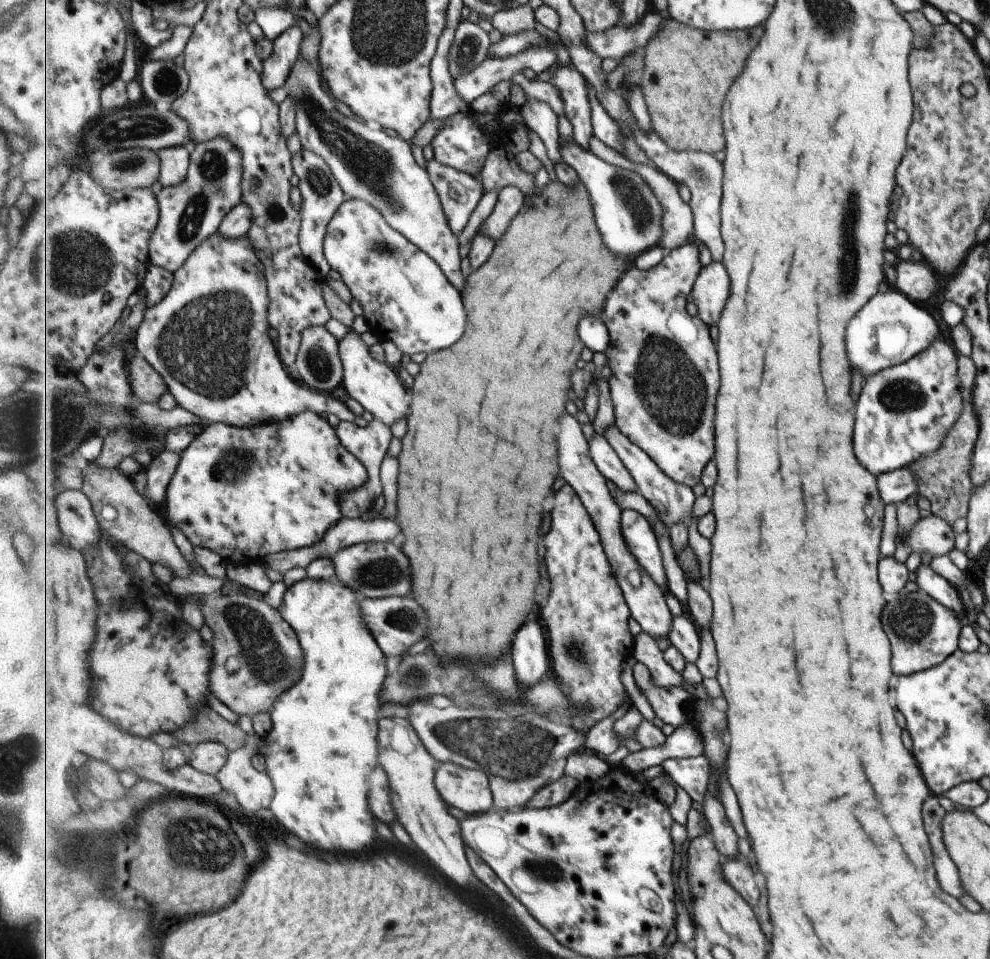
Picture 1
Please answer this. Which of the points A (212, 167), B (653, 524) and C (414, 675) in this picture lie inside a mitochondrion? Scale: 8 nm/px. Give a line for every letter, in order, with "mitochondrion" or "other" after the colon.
A: mitochondrion
B: other
C: mitochondrion

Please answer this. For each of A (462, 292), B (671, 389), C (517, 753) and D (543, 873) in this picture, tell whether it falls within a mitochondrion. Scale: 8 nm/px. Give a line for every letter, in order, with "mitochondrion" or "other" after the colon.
A: other
B: mitochondrion
C: mitochondrion
D: mitochondrion

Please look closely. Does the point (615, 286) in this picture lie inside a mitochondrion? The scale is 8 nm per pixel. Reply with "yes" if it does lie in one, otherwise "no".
no

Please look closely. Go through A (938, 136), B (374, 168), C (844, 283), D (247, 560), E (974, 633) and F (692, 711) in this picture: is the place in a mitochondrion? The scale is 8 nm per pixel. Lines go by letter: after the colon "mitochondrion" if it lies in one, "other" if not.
A: mitochondrion
B: mitochondrion
C: mitochondrion
D: other
E: other
F: mitochondrion

